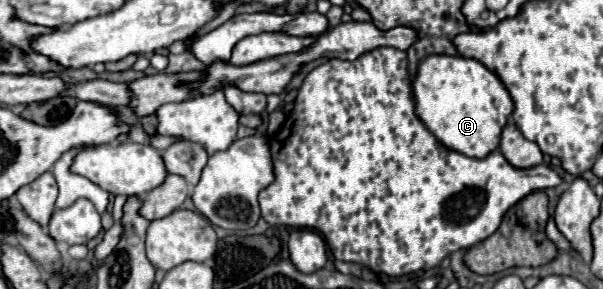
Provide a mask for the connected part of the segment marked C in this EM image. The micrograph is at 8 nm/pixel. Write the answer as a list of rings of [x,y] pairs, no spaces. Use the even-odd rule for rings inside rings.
[[[426,56],[412,78],[414,112],[424,126],[450,150],[470,158],[486,158],[498,148],[502,128],[506,126],[514,102],[500,82],[484,64],[464,56]]]

